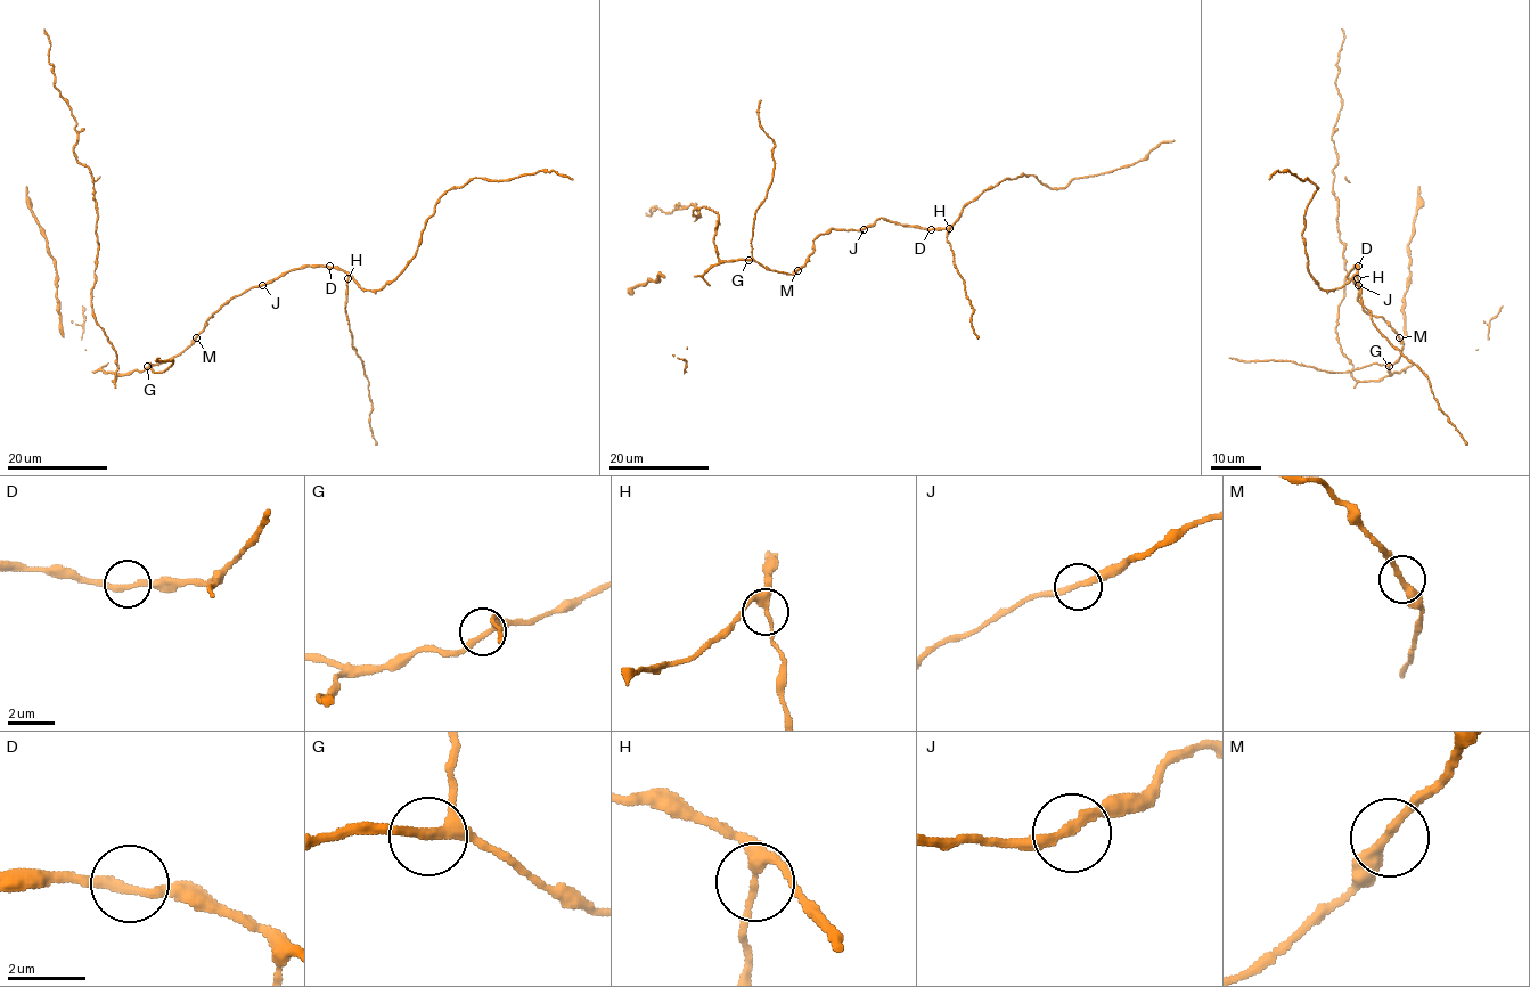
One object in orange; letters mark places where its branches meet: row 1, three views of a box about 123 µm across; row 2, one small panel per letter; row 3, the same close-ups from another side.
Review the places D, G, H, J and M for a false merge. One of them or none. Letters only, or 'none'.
none

